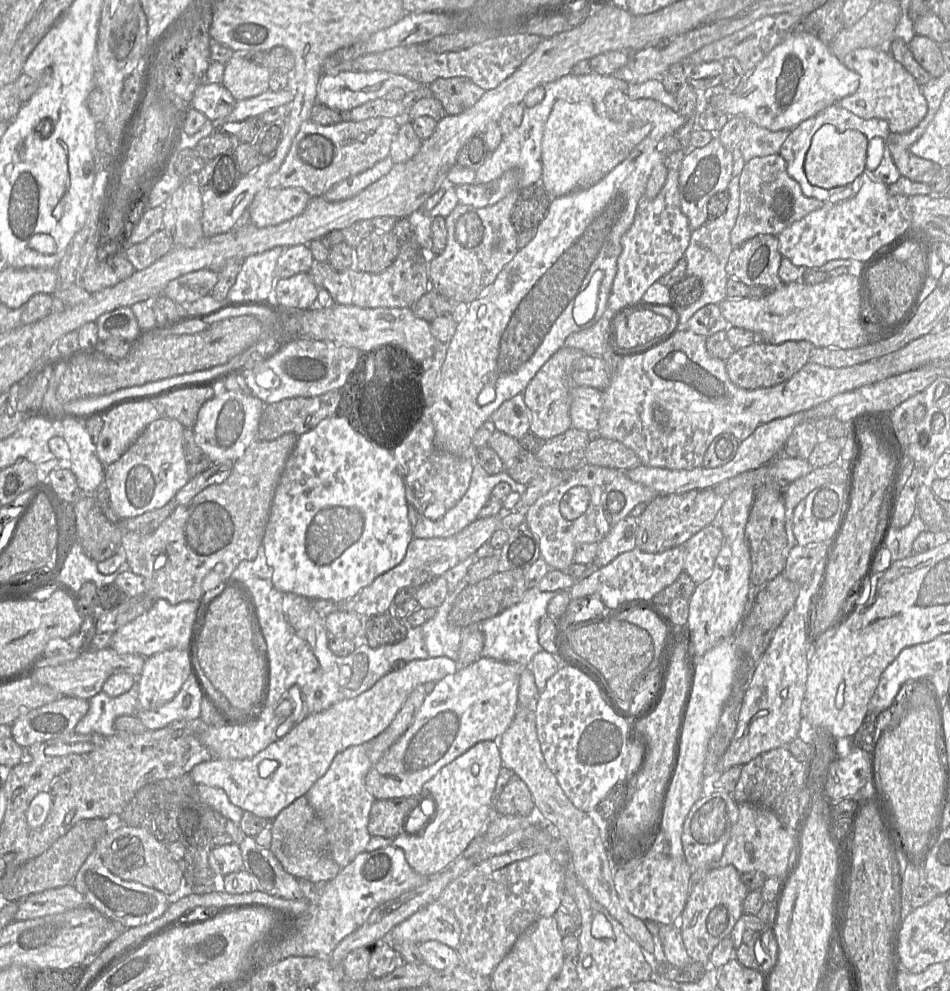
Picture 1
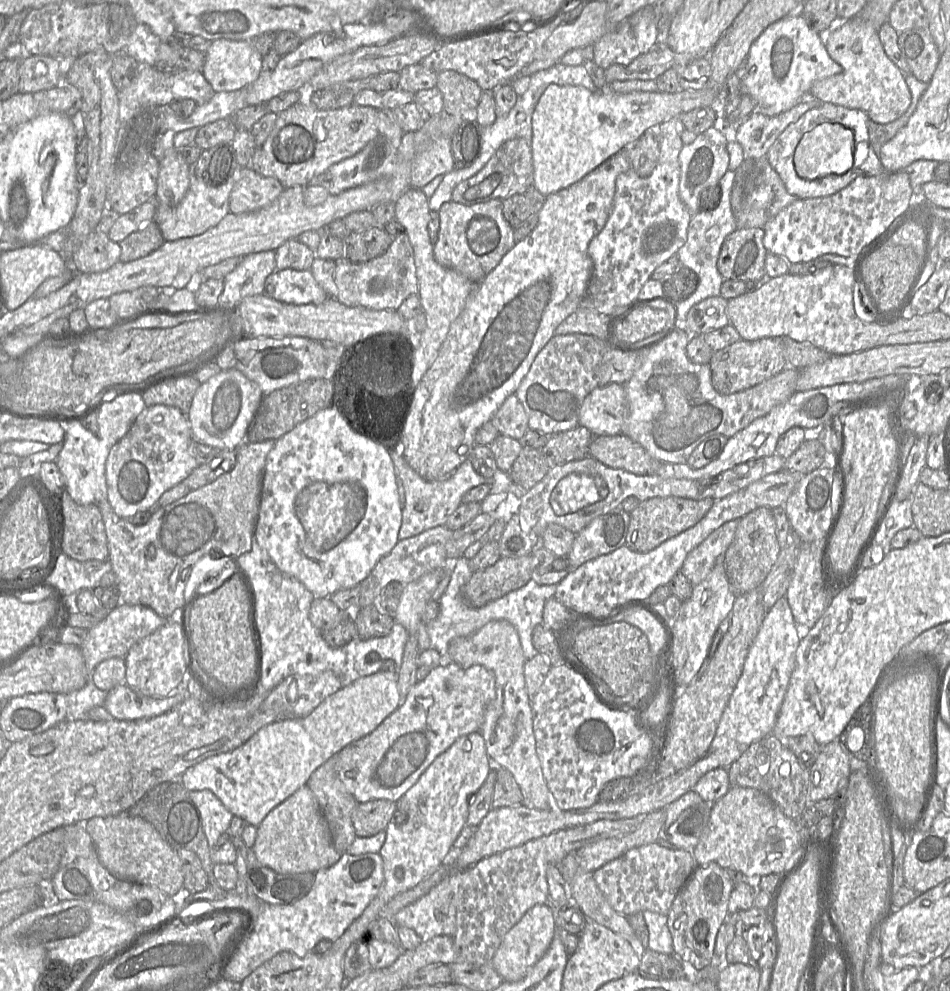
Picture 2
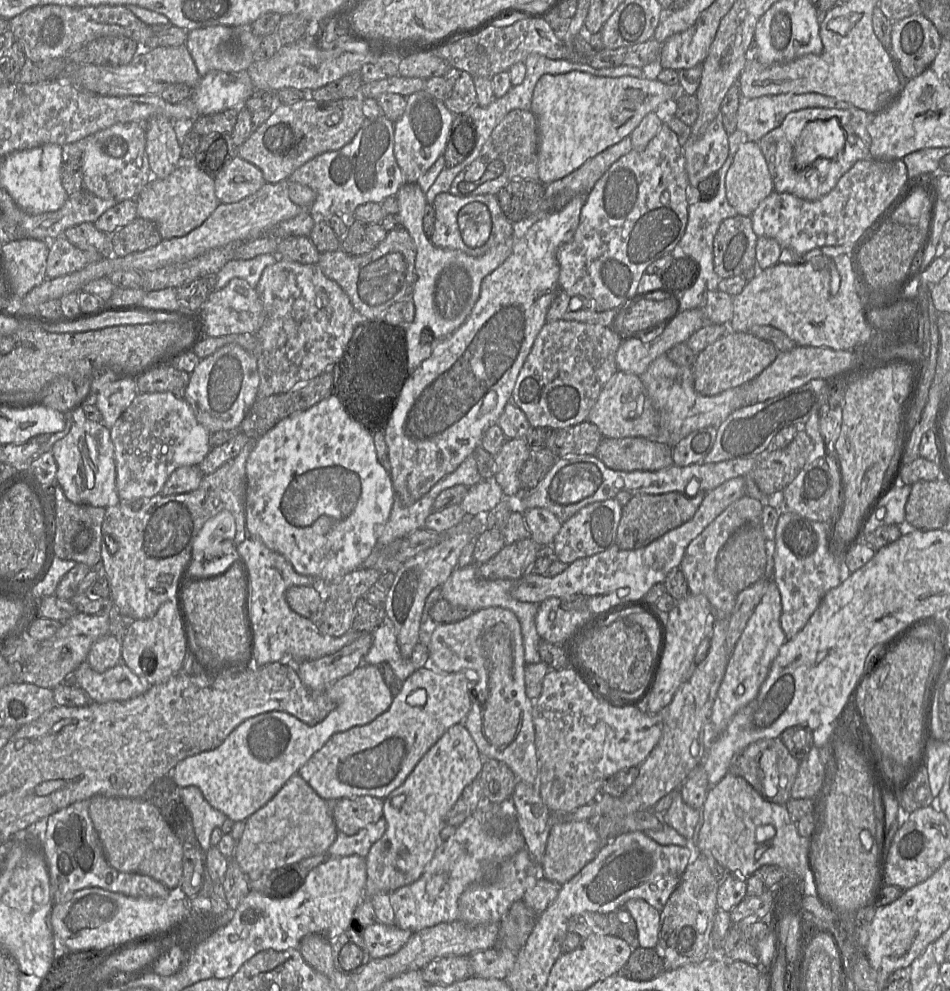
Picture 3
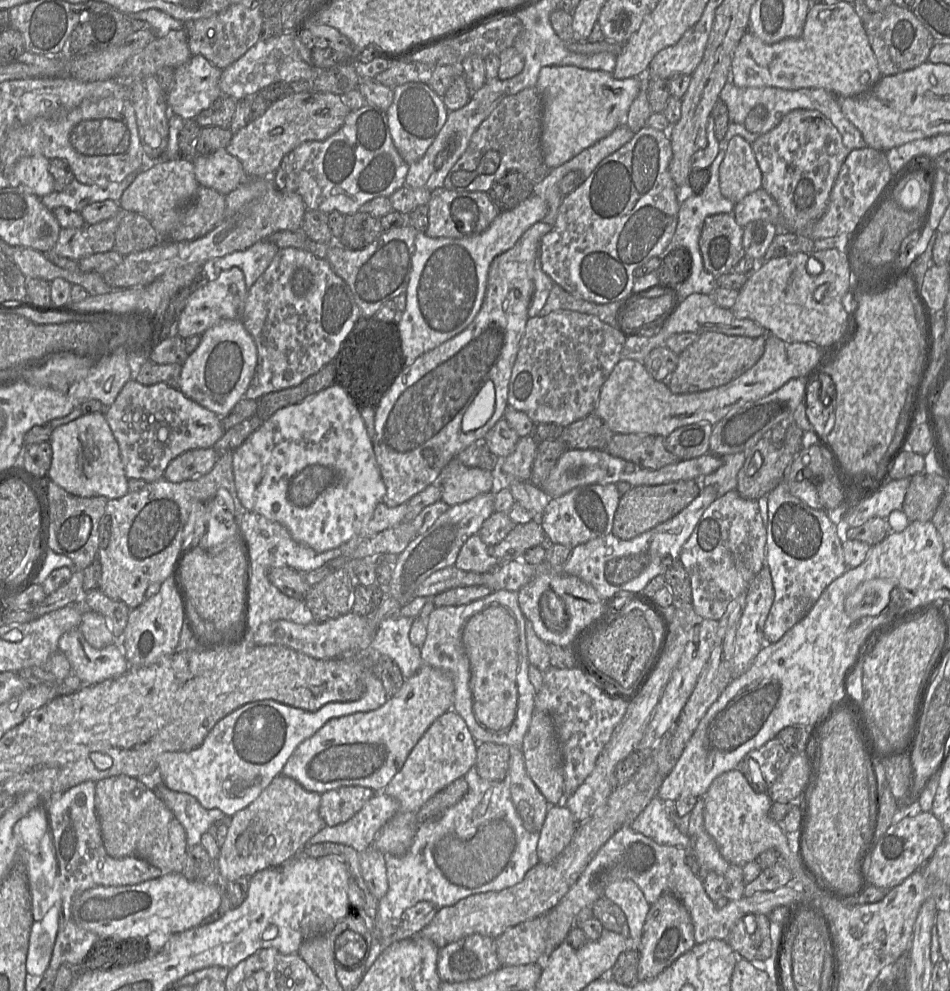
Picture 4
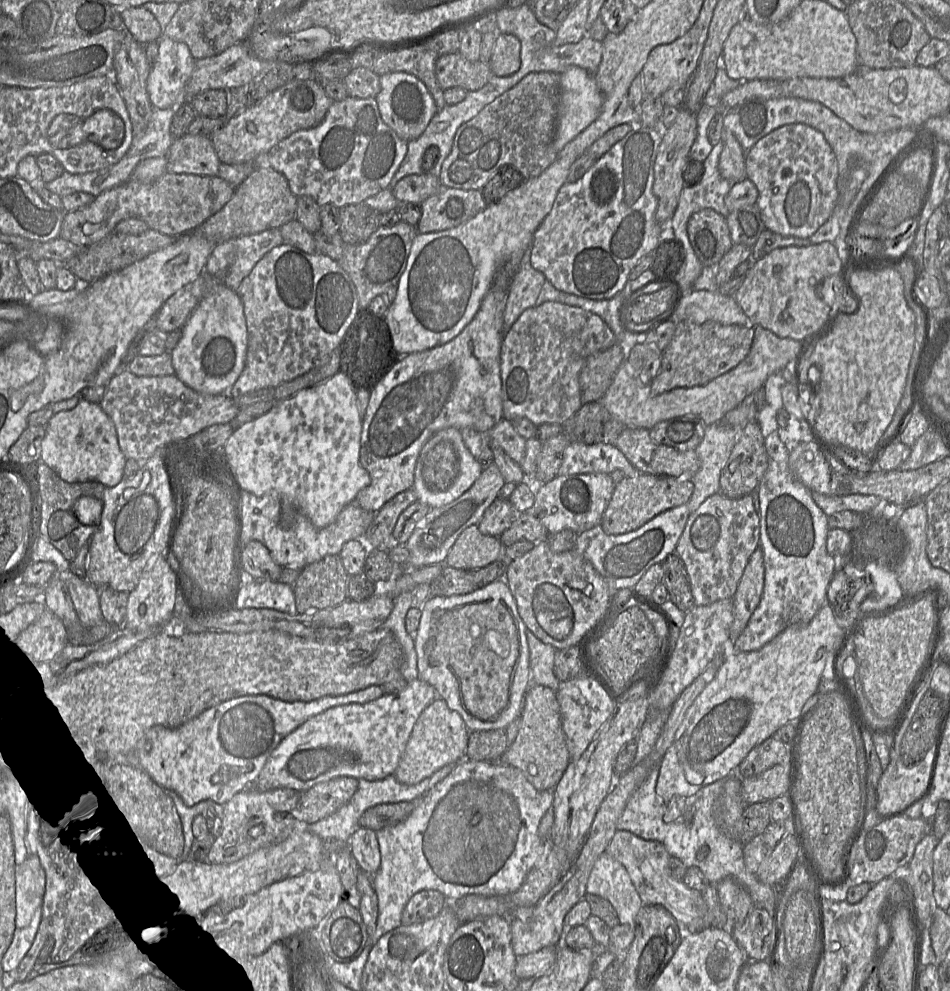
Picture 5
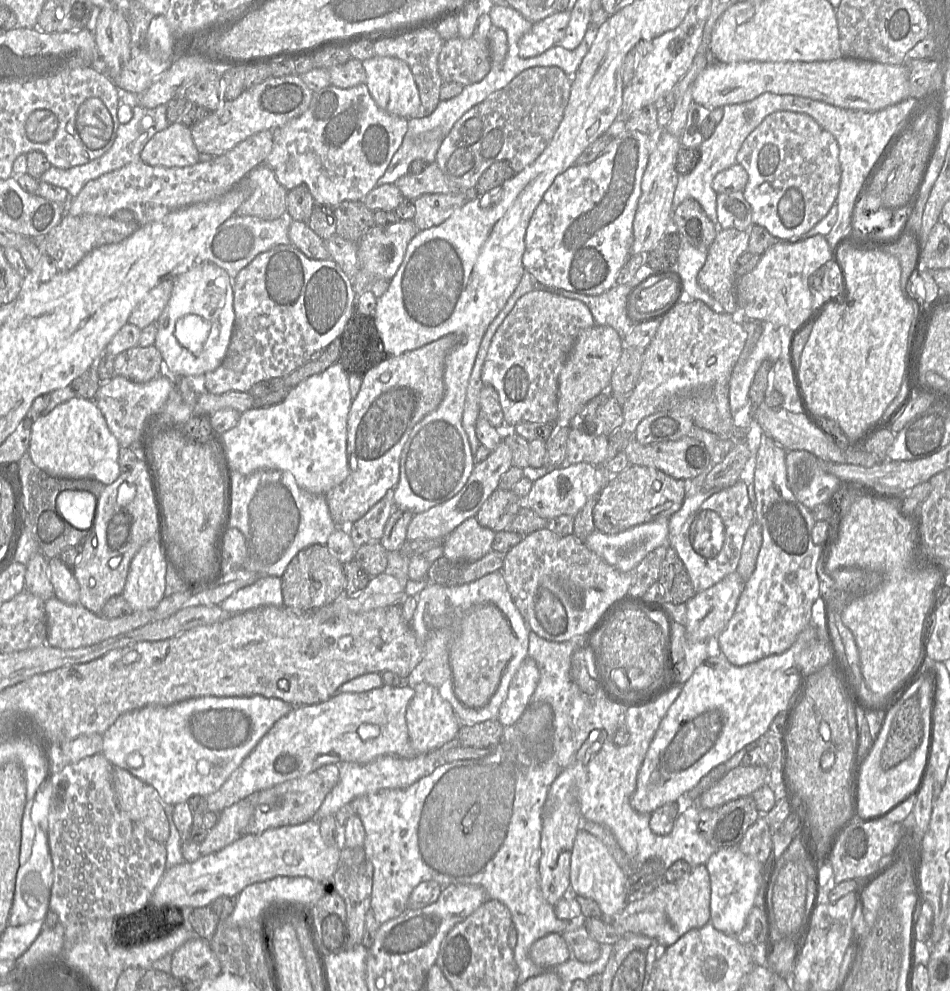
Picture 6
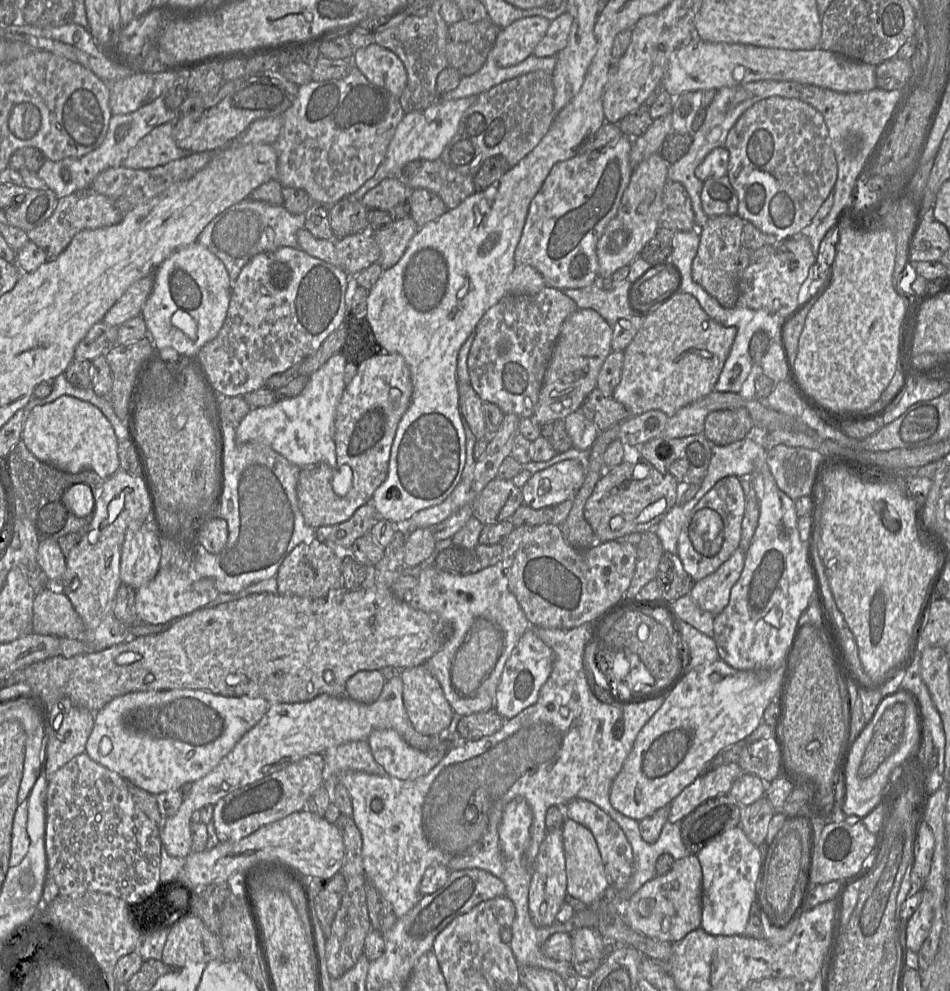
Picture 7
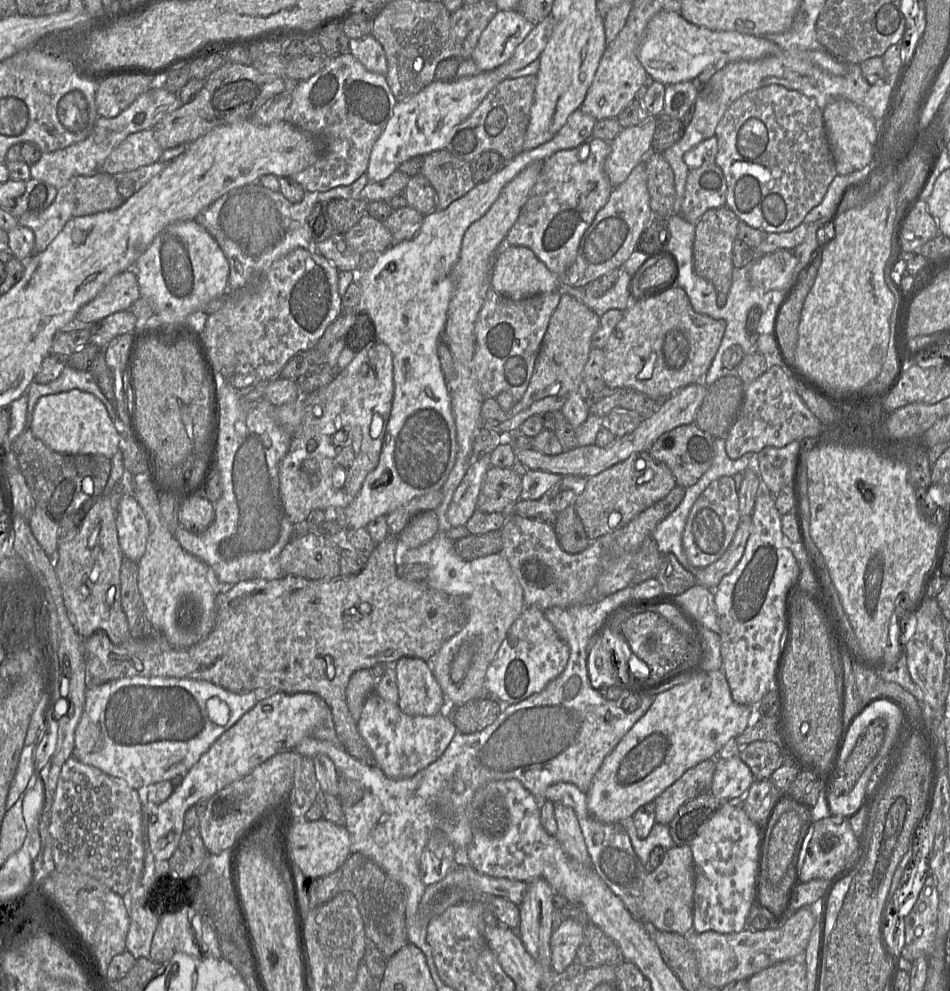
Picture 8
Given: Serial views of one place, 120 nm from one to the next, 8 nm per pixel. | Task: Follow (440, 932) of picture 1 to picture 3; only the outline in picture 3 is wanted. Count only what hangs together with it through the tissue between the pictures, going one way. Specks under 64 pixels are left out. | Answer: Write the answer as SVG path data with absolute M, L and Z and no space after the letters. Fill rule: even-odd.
M483 800L480 807L456 828L455 833L440 843L418 880L389 893L396 926L415 933L458 920L458 900L465 889L473 884L495 882L501 865L524 848L525 840L516 825L511 800L499 805ZM496 815L510 819L511 823L499 825L493 820Z

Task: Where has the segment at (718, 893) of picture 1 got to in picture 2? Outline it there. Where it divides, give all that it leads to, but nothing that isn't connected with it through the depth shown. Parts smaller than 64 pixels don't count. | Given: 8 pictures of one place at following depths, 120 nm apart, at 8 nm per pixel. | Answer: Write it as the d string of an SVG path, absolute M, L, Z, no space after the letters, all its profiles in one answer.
M715 863L696 866L675 897L667 914L675 955L697 970L708 966L714 954L717 932L728 915L728 901L734 883L725 869Z

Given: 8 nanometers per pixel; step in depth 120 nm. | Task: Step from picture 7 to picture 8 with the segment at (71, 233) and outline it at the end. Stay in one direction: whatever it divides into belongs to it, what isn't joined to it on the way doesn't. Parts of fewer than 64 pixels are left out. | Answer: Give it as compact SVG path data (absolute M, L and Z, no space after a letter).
M99 171L90 176L71 177L66 185L58 189L55 200L47 209L34 216L20 216L17 220L18 224L33 231L35 235L34 251L40 253L53 242L70 219L117 209L124 200L118 192L116 176Z

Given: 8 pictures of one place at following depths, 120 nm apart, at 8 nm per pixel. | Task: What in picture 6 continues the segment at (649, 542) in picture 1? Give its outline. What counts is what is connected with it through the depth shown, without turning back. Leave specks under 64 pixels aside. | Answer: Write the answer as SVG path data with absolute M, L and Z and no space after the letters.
M630 464L622 472L611 476L599 492L593 508L595 528L605 534L618 534L639 524L670 518L681 508L686 496L687 481L673 478L655 468Z

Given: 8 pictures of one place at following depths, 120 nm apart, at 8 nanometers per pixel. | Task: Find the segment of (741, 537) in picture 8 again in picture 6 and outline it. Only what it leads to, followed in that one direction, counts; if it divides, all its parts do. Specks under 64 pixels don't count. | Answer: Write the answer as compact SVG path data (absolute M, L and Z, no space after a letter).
M737 571L687 602L686 634L692 642L716 638L727 626L737 606L744 582Z

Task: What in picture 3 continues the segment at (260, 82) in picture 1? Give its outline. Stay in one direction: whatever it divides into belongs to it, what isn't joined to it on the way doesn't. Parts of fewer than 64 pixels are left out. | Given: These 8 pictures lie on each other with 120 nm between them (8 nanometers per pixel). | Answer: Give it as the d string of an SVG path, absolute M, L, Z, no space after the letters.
M213 26L187 32L185 46L201 77L213 71L246 71L253 63L253 52L244 47L233 27Z

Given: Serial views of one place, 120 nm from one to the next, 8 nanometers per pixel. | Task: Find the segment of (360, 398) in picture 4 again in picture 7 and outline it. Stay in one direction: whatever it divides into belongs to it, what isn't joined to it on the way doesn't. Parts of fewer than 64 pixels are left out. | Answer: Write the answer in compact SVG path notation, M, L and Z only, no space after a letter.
M346 308L343 323L346 333L340 354L347 363L358 366L382 352L366 317L357 317Z

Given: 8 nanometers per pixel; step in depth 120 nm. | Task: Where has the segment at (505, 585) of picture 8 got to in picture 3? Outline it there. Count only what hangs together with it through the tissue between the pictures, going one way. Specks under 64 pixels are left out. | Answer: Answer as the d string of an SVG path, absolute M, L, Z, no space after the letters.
M490 607L484 608L477 611L472 611L466 618L452 623L443 623L430 626L430 643L428 647L429 651L429 664L435 669L441 672L460 672L464 670L472 670L477 673L478 681L473 688L472 693L472 705L471 709L463 721L463 724L468 729L471 737L475 741L479 752L484 758L493 758L507 764L510 769L516 774L518 781L524 781L530 784L537 784L539 776L539 757L538 750L535 741L535 727L533 722L533 700L527 696L526 685L525 685L525 652L524 652L524 641L522 635L522 628L517 616L510 610Z

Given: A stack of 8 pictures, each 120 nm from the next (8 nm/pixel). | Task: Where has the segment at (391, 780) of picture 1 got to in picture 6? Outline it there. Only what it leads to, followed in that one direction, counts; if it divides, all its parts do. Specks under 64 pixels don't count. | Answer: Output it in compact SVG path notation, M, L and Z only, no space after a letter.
M406 682L398 687L383 684L367 692L345 692L333 695L320 703L294 706L289 713L275 722L225 783L216 792L206 796L209 810L219 813L261 790L303 777L327 764L338 765L341 762L365 764L384 755L405 758L419 756L411 745L406 722L406 709L414 693L413 685L408 685Z

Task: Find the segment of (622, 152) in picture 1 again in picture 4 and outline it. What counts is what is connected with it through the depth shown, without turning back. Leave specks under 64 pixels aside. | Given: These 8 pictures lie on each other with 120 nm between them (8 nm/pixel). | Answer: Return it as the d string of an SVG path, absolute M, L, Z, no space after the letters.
M575 66L542 68L535 88L543 104L541 146L545 164L554 169L609 135L618 126L627 125L629 108L644 87L643 78L616 79L612 73Z

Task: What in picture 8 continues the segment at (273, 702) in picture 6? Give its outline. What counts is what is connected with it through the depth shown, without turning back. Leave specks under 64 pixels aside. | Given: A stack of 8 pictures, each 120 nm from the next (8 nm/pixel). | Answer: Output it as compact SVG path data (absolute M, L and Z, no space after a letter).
M134 676L107 682L98 686L89 686L86 691L84 711L75 730L75 746L72 756L80 762L96 767L114 778L124 780L132 789L138 790L159 781L171 780L177 775L185 775L199 761L200 757L210 746L246 712L253 708L258 701L253 691L234 693L211 682L189 678Z

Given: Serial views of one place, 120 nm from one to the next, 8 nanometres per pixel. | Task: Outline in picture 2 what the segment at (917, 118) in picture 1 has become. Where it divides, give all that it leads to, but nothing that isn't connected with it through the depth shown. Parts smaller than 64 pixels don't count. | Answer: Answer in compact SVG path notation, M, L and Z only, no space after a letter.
M860 16L841 21L826 36L825 46L842 67L842 72L813 84L810 95L829 102L865 112L879 124L888 124L900 118L911 104L911 92L900 68L888 57L878 31Z

